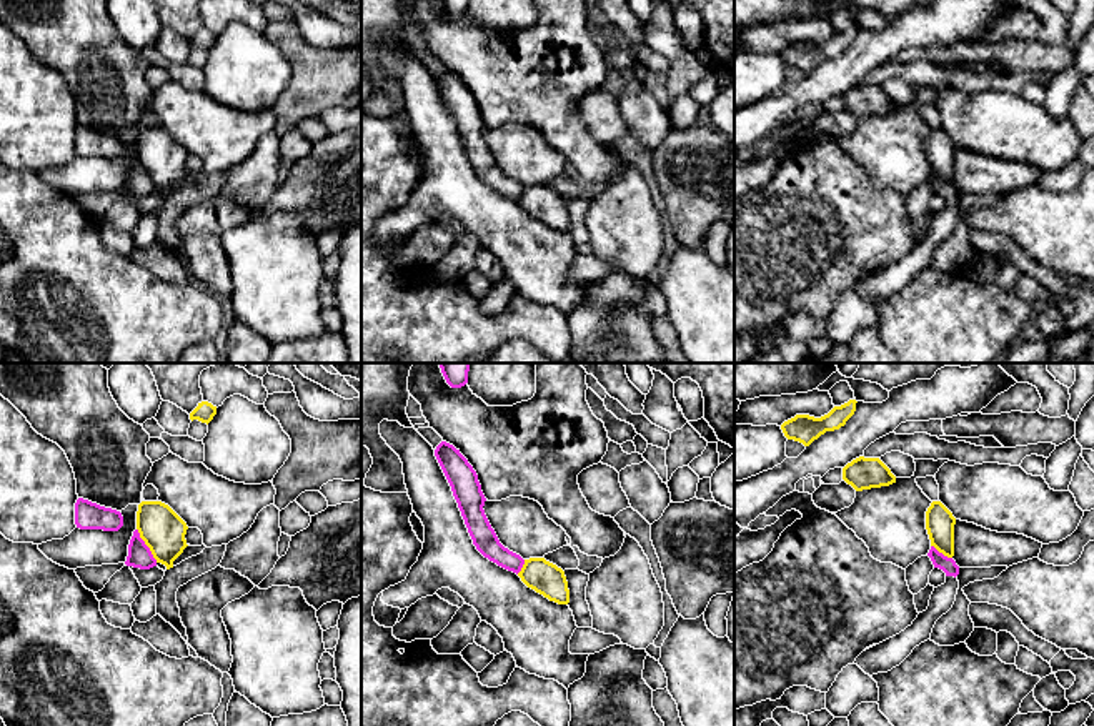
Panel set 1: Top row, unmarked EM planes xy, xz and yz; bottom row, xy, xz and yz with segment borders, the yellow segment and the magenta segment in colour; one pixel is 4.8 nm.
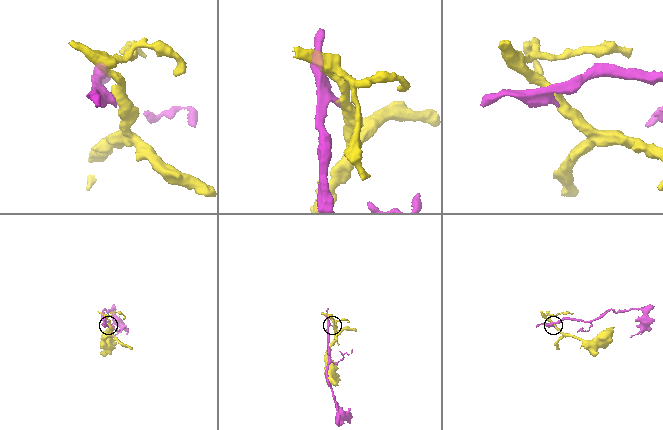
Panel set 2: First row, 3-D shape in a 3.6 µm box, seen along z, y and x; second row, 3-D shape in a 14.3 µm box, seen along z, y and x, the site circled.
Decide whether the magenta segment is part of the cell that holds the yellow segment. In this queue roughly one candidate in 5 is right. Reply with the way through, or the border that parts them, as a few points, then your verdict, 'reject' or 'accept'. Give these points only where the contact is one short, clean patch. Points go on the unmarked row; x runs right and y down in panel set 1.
along xy (137, 155), (157, 188) | reject

